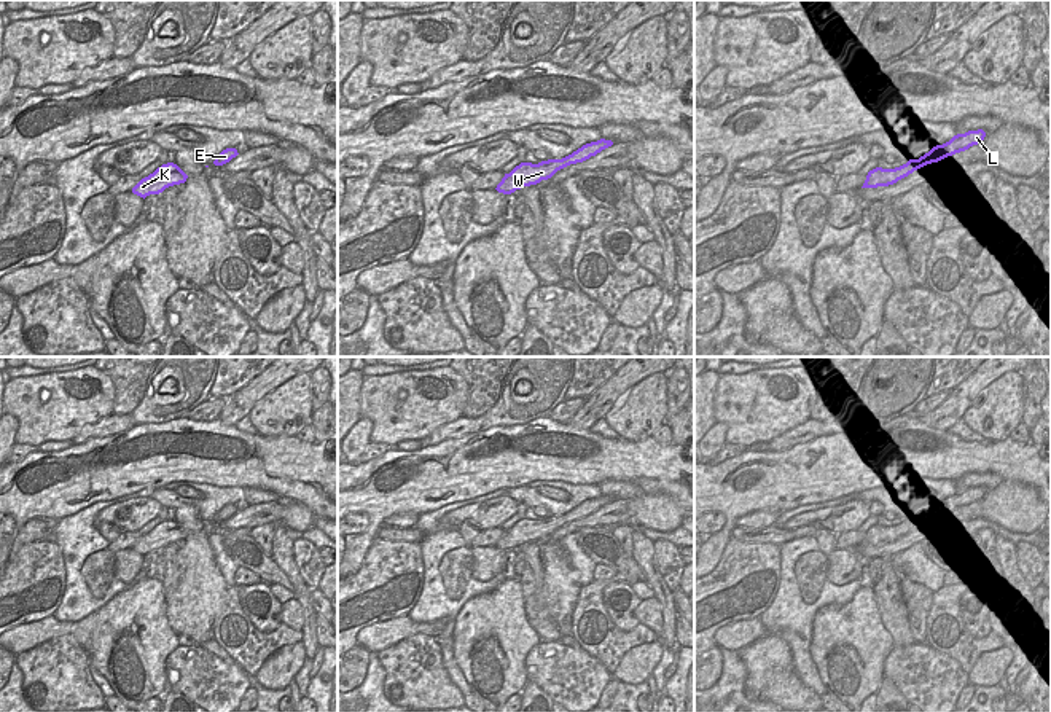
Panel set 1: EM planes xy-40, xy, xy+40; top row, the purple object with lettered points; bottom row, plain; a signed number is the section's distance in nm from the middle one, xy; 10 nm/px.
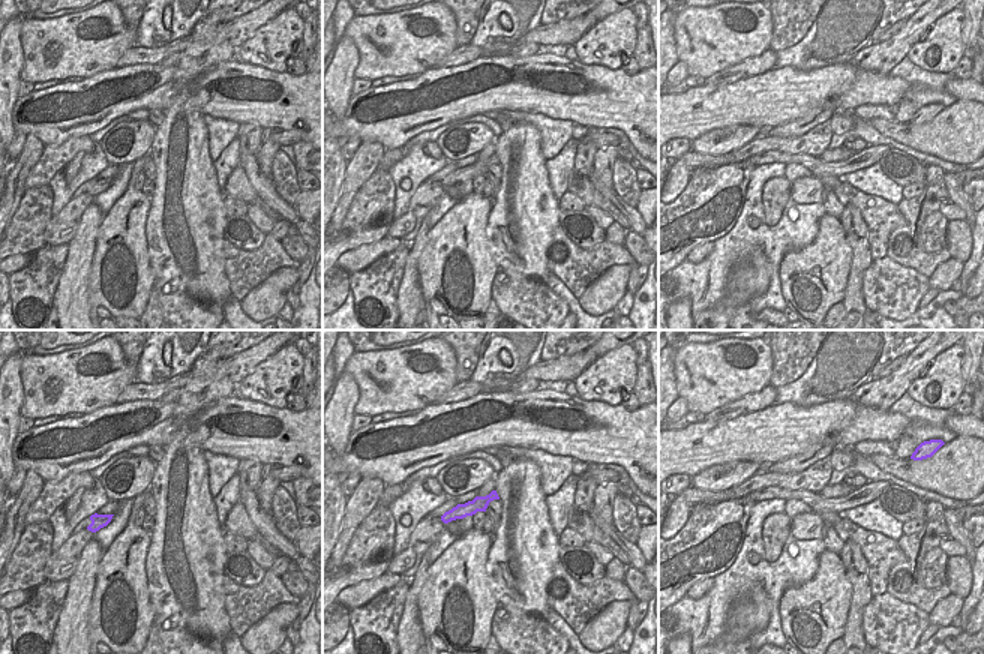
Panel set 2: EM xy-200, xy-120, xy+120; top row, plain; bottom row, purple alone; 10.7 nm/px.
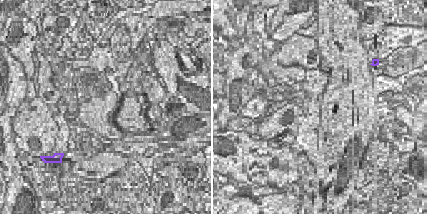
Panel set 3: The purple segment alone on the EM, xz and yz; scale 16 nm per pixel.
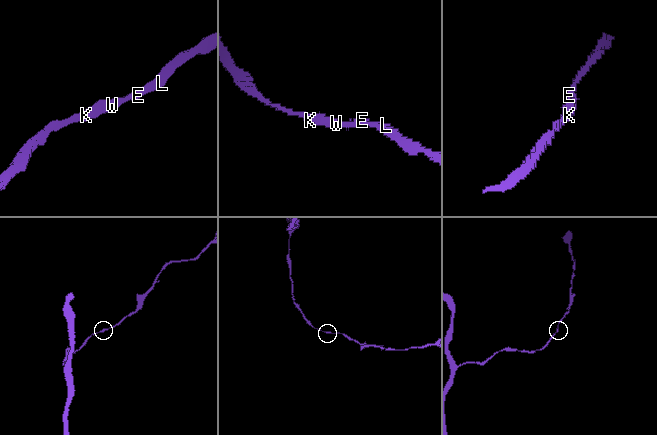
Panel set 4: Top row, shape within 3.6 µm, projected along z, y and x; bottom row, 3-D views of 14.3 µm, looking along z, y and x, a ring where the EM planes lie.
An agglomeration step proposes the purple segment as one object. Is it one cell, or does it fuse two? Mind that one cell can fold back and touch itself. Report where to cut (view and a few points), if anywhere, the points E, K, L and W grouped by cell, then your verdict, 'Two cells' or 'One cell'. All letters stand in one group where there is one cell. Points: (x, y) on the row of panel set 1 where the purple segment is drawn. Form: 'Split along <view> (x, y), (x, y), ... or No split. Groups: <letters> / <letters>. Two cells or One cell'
No split. Groups: E K L W. One cell

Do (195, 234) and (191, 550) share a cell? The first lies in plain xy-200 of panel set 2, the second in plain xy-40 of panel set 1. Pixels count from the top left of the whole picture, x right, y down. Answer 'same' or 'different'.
same

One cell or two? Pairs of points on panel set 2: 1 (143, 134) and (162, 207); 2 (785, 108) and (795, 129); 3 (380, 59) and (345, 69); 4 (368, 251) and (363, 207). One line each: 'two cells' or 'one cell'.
1: two cells
2: two cells
3: two cells
4: two cells

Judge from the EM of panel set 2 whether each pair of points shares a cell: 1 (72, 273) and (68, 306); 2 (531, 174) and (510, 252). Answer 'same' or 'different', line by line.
1: same
2: same

